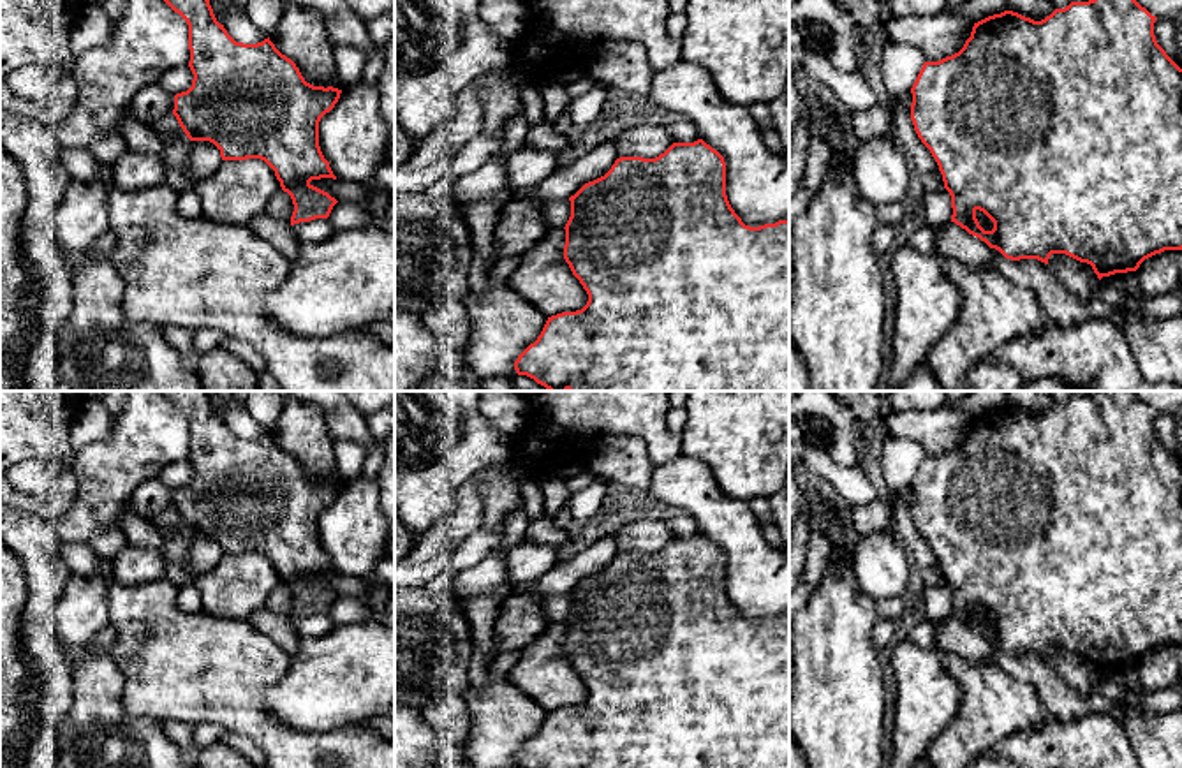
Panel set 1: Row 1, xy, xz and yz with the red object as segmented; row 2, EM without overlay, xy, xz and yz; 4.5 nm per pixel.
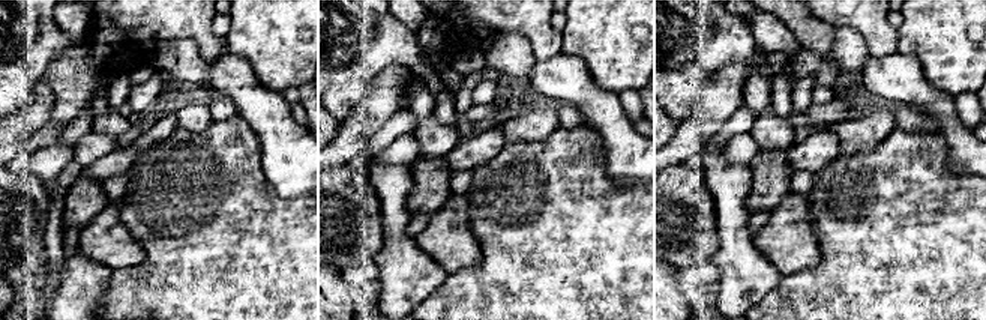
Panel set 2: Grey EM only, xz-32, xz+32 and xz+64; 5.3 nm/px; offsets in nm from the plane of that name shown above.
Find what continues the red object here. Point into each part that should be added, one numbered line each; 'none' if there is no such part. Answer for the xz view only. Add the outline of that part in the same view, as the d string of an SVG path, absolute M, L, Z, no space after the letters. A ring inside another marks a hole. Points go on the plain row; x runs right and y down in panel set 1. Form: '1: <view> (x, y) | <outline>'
none

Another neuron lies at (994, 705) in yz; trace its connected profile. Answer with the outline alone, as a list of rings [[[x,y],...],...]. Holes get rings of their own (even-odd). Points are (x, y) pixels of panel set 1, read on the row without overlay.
[[[944,654],[944,668],[958,682],[962,699],[955,719],[930,743],[927,757],[934,768],[969,768],[1008,736],[1039,729],[1045,724],[1048,712],[1038,690],[1008,675],[995,661],[974,664],[960,655]]]

